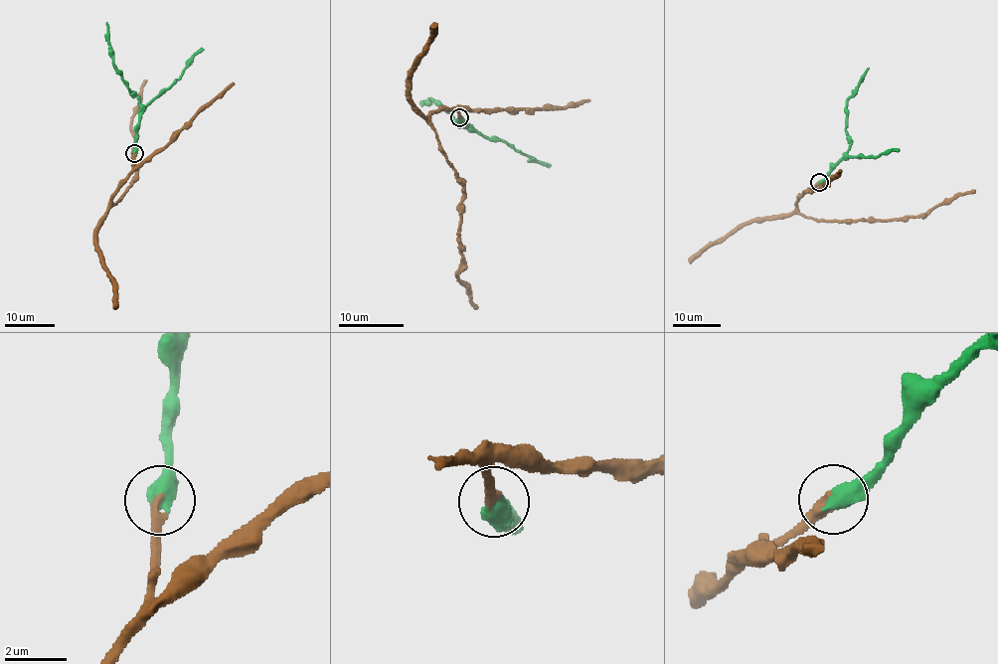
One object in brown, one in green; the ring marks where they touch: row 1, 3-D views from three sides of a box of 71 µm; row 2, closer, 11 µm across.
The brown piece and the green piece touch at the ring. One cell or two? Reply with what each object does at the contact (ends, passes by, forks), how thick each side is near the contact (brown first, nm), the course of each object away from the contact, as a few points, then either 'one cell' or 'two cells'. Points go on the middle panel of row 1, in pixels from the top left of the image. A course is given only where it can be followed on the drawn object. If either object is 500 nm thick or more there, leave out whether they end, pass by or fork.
calibres 360 and 650 nm; course brown (460, 117), (458, 110), (440, 110), (429, 117), (464, 193), (457, 279), (468, 289), (470, 301), (478, 307); course green (460, 117), (466, 126), (461, 125), (434, 99), (425, 102), (424, 99), (422, 103); one cell

